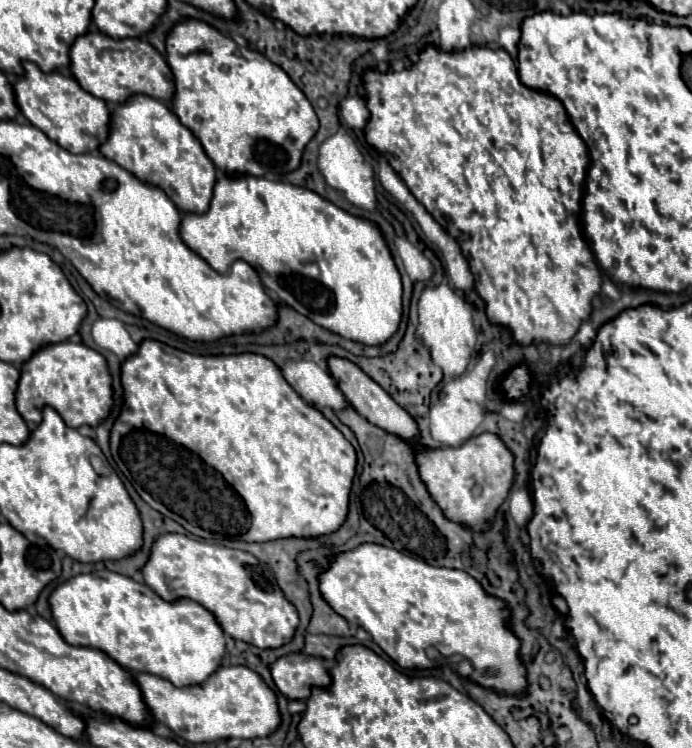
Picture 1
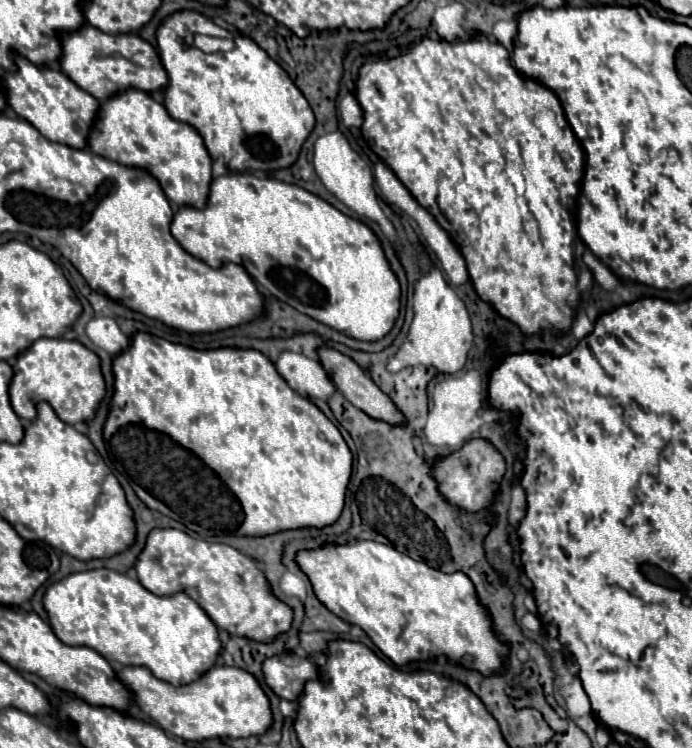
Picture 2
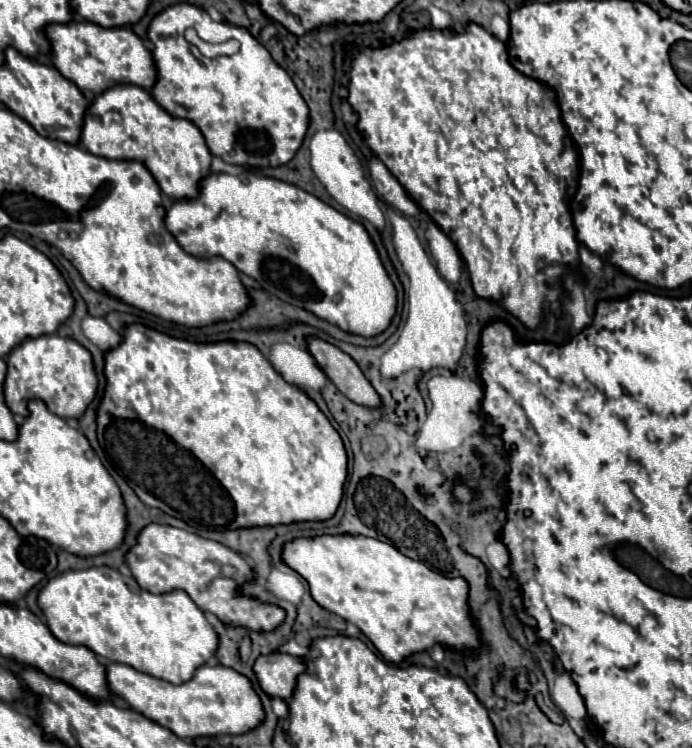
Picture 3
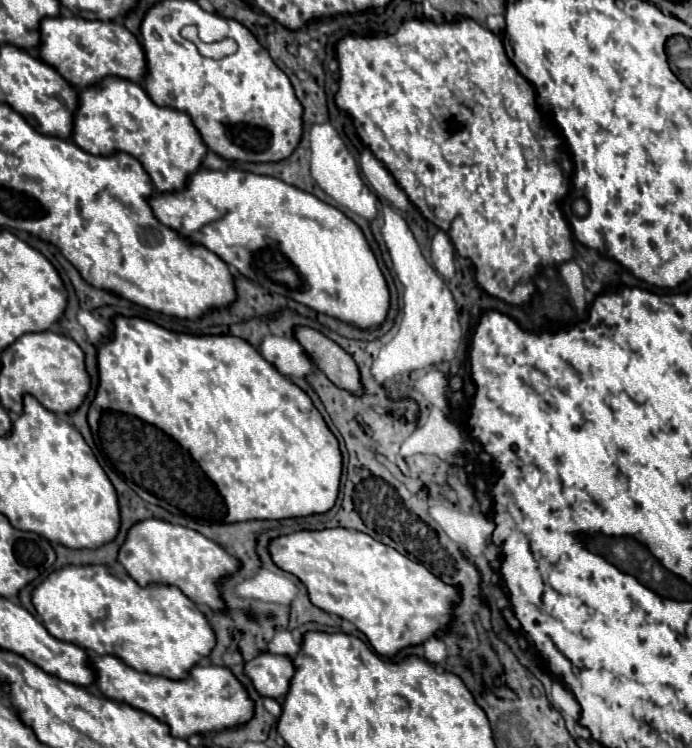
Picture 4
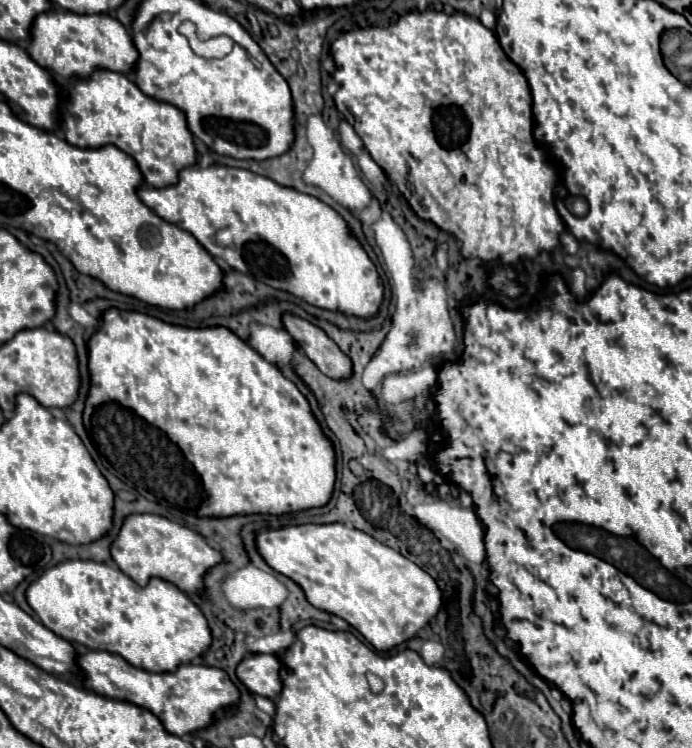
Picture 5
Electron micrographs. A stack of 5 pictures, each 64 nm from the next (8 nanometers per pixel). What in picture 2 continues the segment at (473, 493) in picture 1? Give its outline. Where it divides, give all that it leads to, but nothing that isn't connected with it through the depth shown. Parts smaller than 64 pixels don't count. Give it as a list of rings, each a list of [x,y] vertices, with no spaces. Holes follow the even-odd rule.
[[[470,440],[458,452],[438,460],[432,468],[432,474],[440,484],[440,492],[450,504],[476,512],[492,502],[492,496],[498,490],[498,482],[504,474],[504,458],[486,440]]]

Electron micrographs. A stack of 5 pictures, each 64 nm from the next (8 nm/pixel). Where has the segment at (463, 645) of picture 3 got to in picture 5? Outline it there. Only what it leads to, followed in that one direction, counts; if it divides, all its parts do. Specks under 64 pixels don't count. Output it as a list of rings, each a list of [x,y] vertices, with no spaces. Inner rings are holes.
[[[340,522],[262,528],[256,532],[256,548],[272,570],[294,580],[304,590],[306,600],[312,606],[344,618],[380,652],[386,652],[402,644],[404,640],[416,636],[420,628],[428,626],[428,622],[436,616],[442,604],[442,592],[430,574],[426,574],[420,566],[404,558],[400,552],[374,540],[366,532],[348,528]]]

